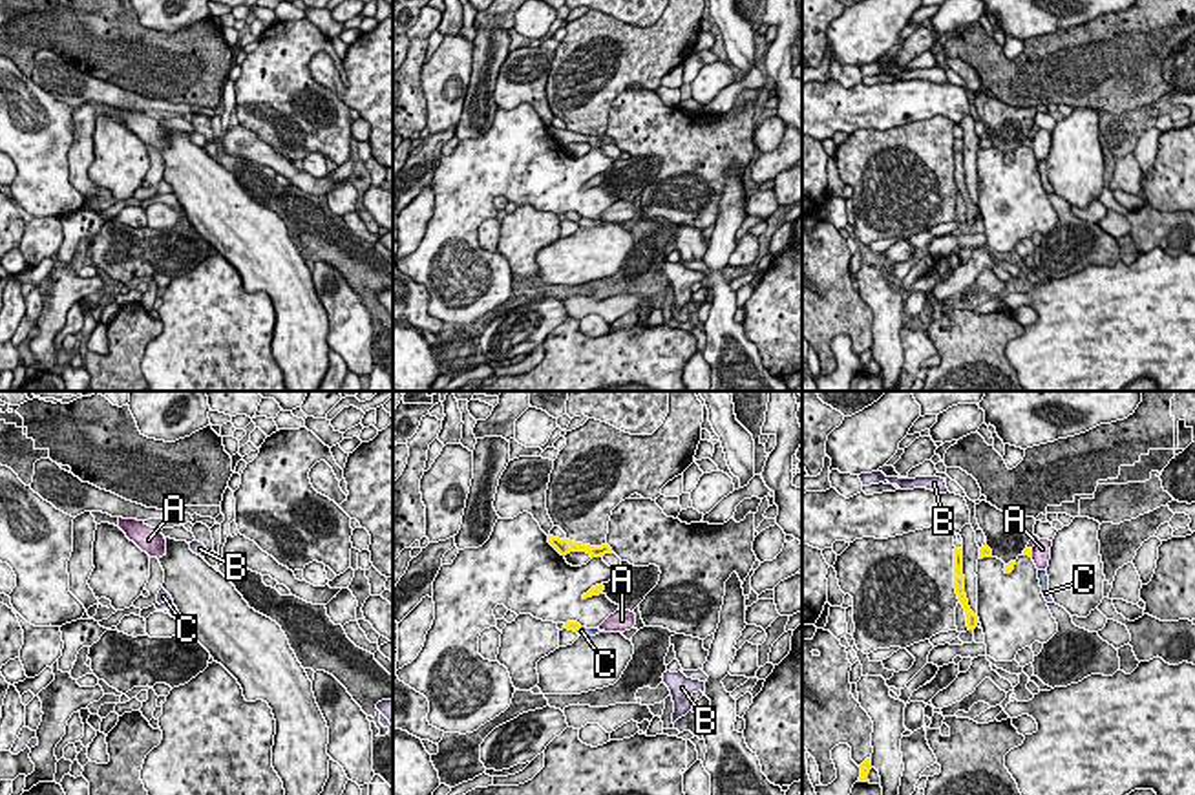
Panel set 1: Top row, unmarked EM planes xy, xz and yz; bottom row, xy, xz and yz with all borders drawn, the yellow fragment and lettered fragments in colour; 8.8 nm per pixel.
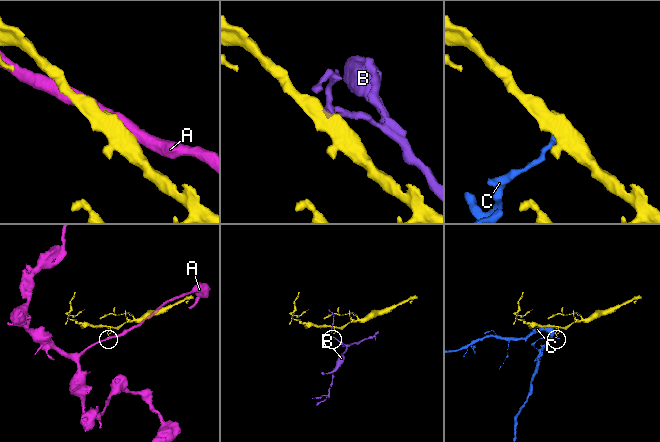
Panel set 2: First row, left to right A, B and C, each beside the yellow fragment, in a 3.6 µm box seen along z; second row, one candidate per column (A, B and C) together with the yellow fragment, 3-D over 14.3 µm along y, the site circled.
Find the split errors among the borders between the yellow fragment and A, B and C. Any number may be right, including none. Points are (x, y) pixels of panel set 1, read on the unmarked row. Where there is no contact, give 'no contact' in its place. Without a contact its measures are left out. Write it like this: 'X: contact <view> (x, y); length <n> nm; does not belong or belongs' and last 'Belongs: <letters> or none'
A: contact yz (1031, 143); length 90 nm; does not belong
B: no contact; does not belong
C: contact xz (578, 220); length 70 nm; does not belong
Belongs: none

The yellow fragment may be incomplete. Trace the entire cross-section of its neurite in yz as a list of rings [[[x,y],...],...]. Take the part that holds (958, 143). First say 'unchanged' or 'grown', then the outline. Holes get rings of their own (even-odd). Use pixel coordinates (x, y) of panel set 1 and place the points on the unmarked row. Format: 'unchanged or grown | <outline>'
unchanged | [[[954,139],[954,179],[959,194],[965,199],[967,217],[968,221],[974,221],[978,217],[978,207],[970,201],[967,185],[965,185],[963,139]]]

